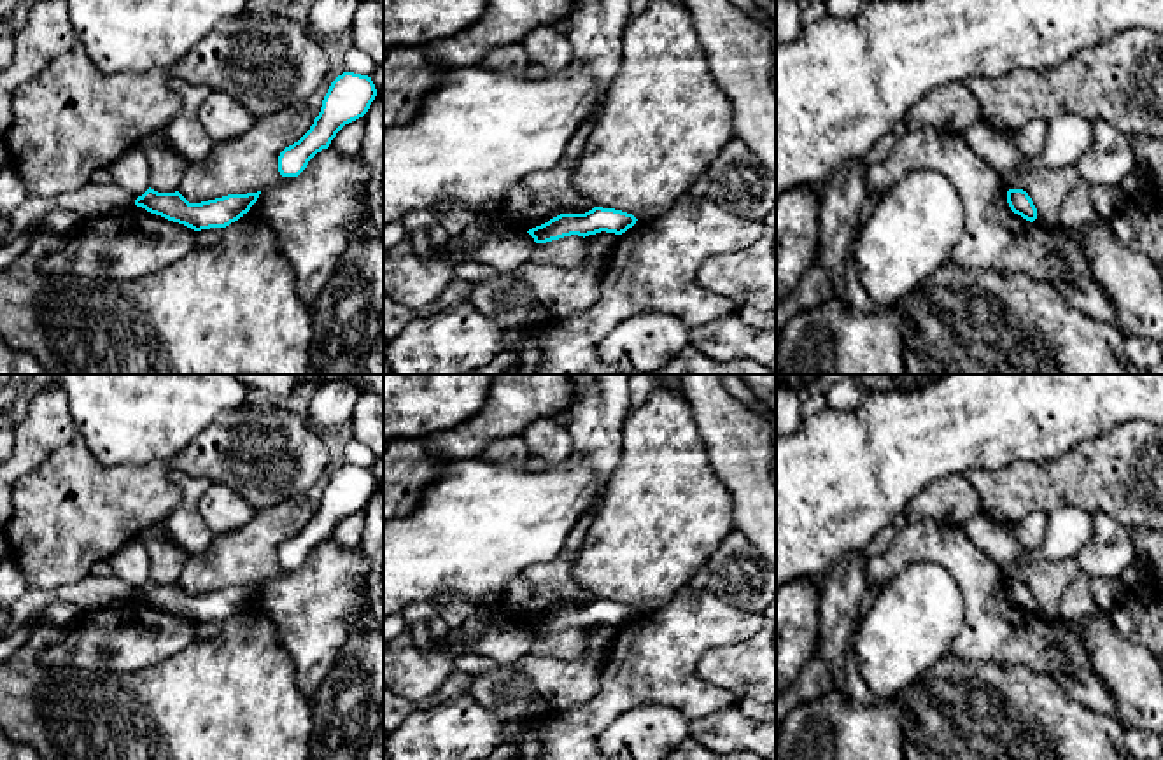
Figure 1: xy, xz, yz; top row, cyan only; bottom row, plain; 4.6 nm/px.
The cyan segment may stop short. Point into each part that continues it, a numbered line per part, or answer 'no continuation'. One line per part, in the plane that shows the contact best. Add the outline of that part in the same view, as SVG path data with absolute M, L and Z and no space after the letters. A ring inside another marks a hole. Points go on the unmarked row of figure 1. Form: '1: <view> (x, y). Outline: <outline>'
no continuation

